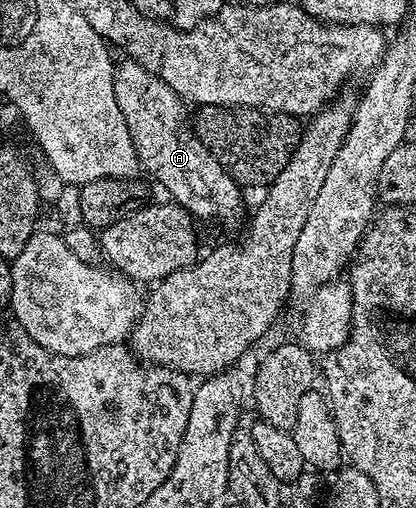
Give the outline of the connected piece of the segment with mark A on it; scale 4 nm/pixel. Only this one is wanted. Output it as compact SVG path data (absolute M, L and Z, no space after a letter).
M117 62L112 73L114 101L118 101L118 109L122 109L140 167L148 170L168 190L167 198L171 202L180 204L197 220L217 219L228 223L238 218L244 207L241 184L236 183L230 173L214 161L210 149L202 145L190 126L190 111L184 100L140 63L123 62Z

